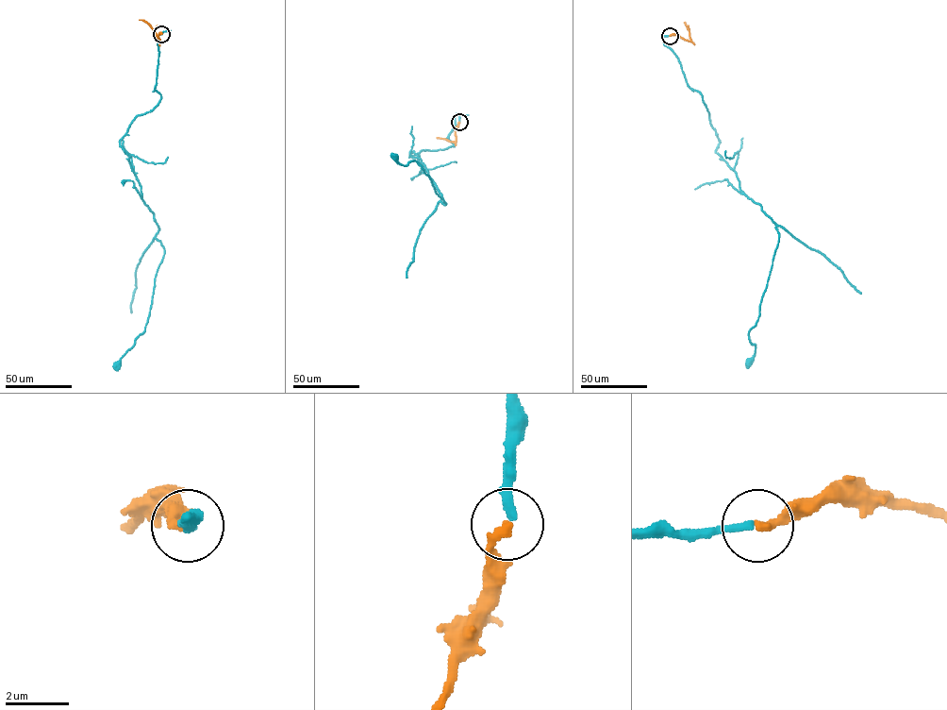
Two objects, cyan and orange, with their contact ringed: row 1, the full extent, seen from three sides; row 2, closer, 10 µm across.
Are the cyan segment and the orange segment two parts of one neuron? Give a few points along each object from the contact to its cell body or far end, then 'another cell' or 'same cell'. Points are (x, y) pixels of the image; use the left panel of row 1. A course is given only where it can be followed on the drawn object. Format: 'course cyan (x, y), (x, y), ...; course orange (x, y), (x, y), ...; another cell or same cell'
course cyan (161, 33), (155, 88), (160, 99), (135, 118), (120, 144), (164, 255), (144, 331), (118, 364); course orange (161, 33), (158, 37), (159, 42), (147, 23), (140, 20); same cell

